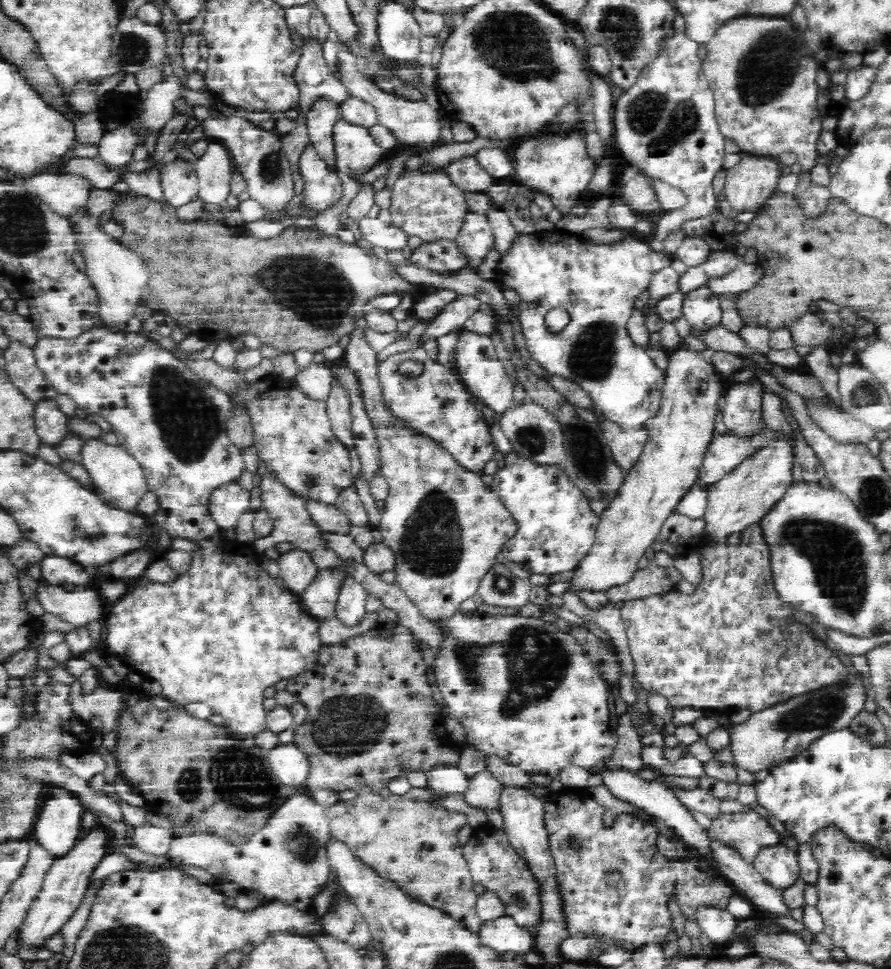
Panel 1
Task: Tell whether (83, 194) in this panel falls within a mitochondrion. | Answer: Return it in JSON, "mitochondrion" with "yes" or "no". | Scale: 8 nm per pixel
{"mitochondrion":"no"}

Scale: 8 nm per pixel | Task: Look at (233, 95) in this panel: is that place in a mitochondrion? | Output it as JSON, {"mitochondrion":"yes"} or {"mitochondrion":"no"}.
{"mitochondrion":"no"}

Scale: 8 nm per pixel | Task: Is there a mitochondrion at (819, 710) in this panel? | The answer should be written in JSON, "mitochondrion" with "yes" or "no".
{"mitochondrion":"yes"}

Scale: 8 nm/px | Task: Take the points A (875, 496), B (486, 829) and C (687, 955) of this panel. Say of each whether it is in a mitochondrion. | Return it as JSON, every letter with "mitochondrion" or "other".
{"A":"mitochondrion","B":"other","C":"other"}

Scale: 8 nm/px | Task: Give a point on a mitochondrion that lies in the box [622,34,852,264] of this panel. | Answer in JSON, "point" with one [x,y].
{"point":[669,124]}

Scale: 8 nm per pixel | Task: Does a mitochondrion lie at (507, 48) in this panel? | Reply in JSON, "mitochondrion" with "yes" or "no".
{"mitochondrion":"yes"}

